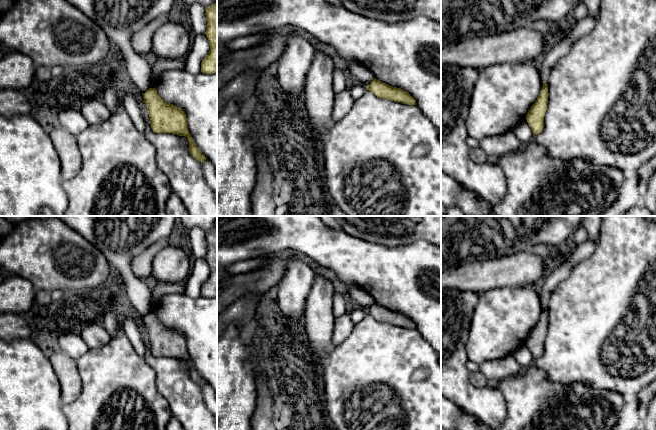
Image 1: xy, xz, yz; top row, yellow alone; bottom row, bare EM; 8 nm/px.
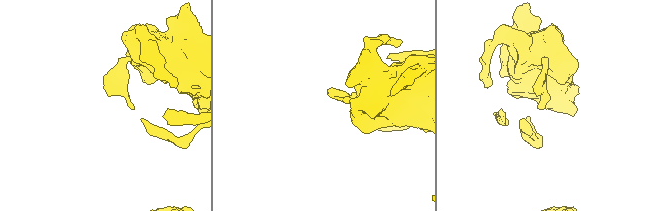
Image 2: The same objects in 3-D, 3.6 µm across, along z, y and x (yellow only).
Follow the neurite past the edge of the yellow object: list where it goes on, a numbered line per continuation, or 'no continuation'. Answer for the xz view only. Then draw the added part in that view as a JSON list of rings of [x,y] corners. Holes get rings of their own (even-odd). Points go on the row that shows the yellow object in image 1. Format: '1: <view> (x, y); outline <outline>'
1: xz (360, 74); outline [[[354,64],[347,68],[346,71],[348,77],[352,78],[357,84],[368,86],[370,82],[375,78],[373,73],[362,65]]]

